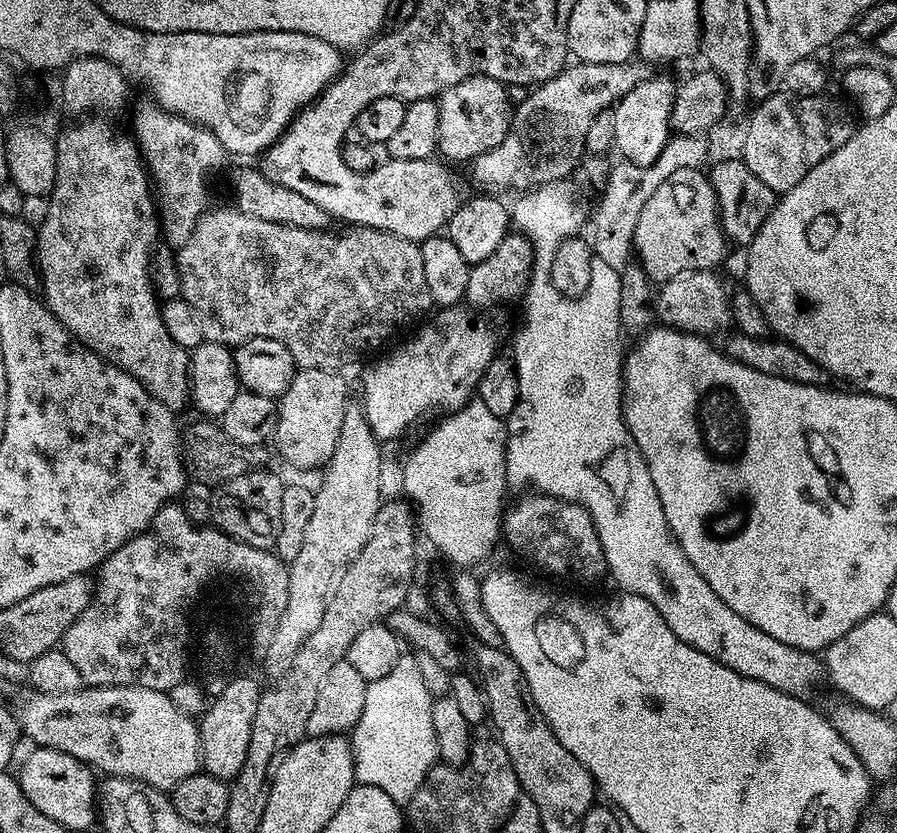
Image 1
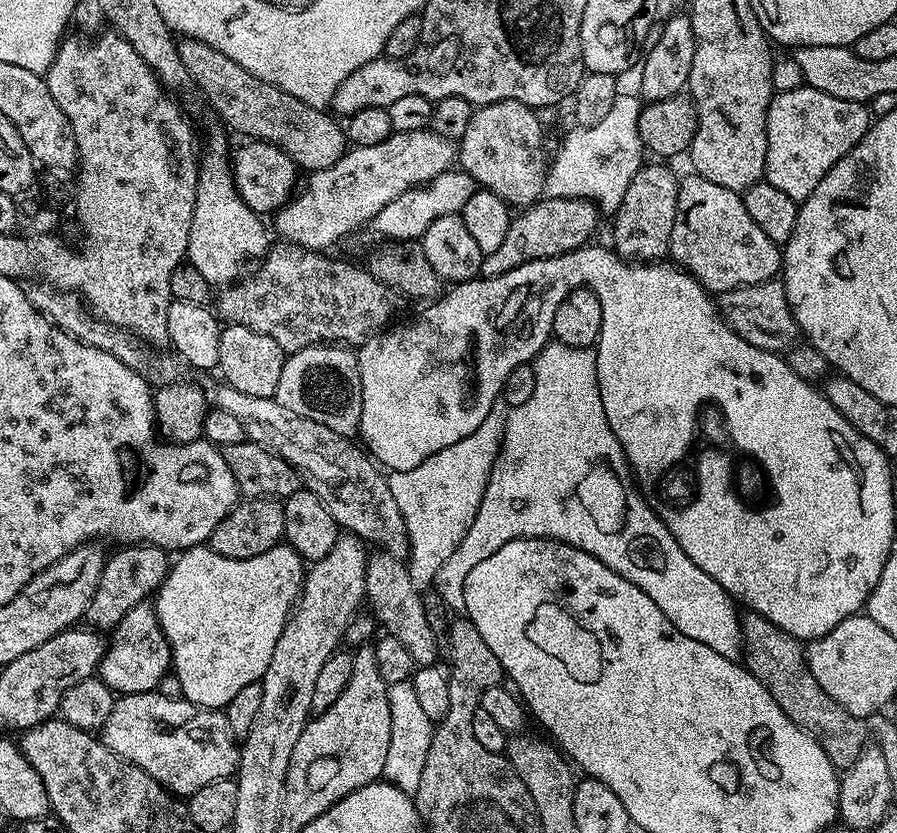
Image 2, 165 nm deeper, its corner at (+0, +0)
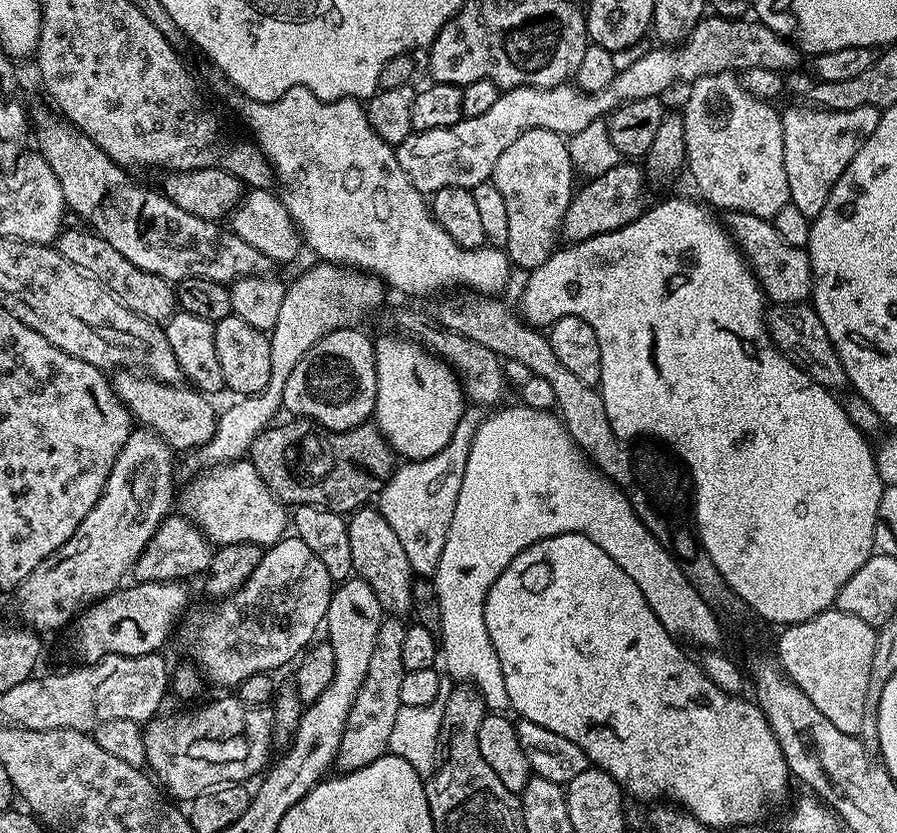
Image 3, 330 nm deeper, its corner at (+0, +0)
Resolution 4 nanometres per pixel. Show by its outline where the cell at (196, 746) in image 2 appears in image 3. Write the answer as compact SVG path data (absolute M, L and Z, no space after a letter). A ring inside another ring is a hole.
M232 694L222 697L221 700L212 700L193 712L181 710L174 716L157 715L143 725L142 731L146 764L151 775L163 785L169 797L177 801L184 800L183 802L191 802L198 798L198 794L202 794L202 790L210 790L210 786L218 786L222 782L238 784L248 782L251 776L259 777L269 761L268 751L274 748L271 715L263 707L251 708Z

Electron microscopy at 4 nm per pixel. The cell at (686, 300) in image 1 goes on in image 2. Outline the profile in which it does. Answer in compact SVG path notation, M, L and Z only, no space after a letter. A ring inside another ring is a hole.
M778 278L719 293L718 315L738 334L738 338L746 338L750 346L758 346L767 352L783 353L793 347L800 336L795 311L789 306L787 287Z

